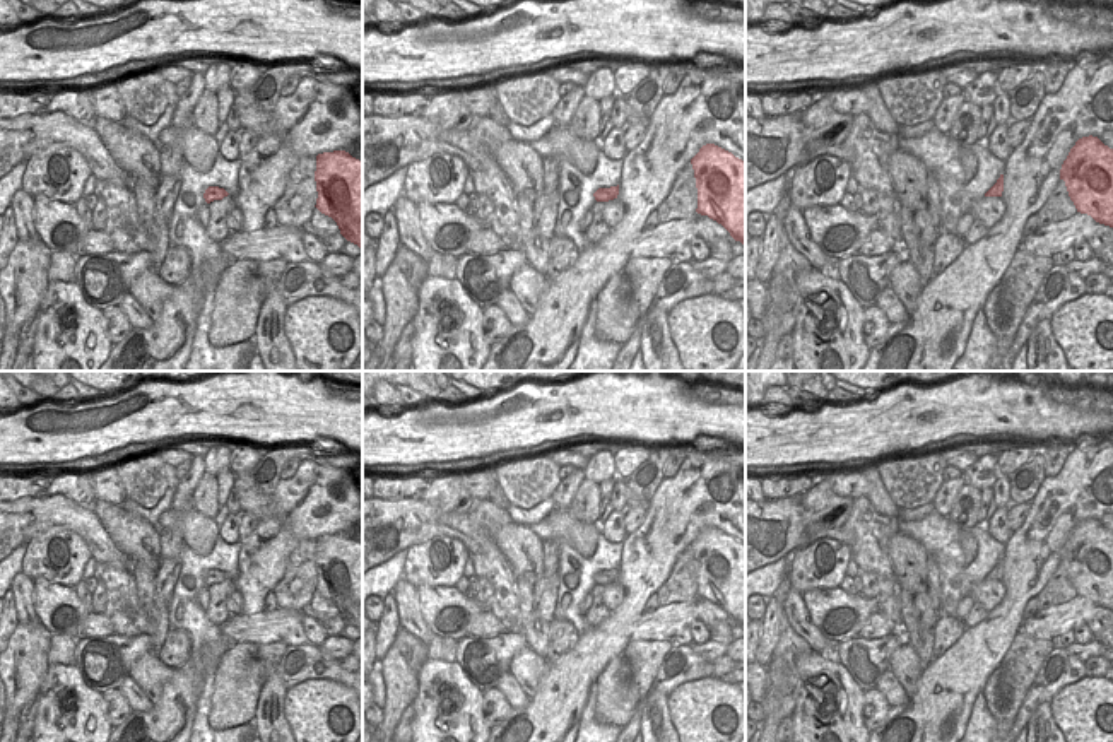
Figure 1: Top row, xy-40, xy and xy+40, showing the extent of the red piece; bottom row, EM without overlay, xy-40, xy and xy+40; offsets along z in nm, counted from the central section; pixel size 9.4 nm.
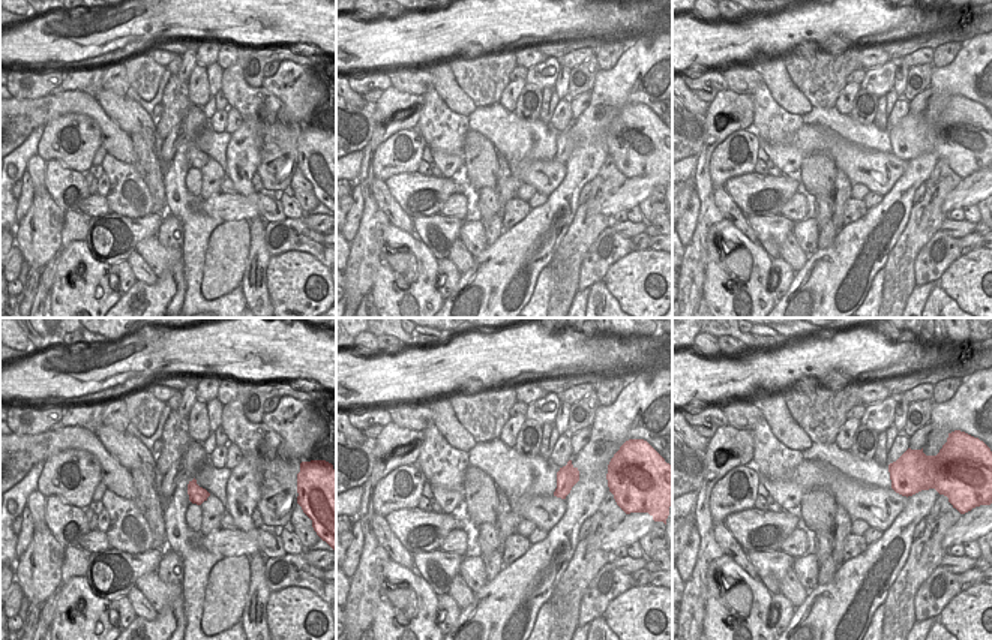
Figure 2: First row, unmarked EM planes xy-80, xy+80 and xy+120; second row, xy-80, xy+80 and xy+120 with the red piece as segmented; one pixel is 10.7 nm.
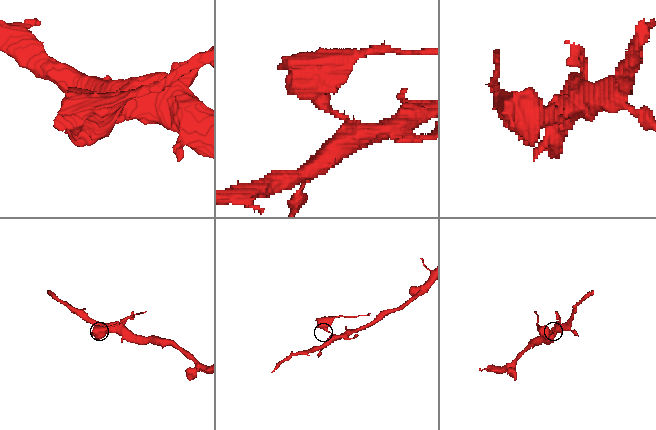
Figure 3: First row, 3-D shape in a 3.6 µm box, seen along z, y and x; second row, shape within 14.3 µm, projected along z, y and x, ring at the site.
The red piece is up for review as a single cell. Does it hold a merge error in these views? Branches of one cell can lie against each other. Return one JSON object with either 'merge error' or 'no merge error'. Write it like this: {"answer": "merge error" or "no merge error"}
{"answer": "merge error"}

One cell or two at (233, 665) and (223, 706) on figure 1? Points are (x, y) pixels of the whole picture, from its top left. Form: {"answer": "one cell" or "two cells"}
{"answer": "one cell"}

